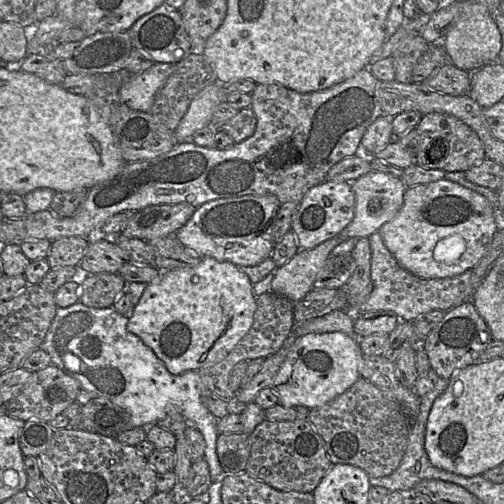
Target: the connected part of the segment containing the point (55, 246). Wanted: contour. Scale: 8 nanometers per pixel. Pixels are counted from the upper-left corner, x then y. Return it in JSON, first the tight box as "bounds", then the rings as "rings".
{"bounds":[48,237,89,268],"rings":[[[61,237],[52,242],[48,255],[51,268],[79,266],[89,246],[87,237]]]}

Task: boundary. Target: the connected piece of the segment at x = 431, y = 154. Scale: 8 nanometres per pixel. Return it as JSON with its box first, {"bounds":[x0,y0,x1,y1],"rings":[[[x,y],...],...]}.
{"bounds":[415,113,486,172],"rings":[[[444,113],[423,115],[415,127],[420,134],[420,148],[415,163],[425,169],[439,169],[444,172],[465,172],[480,165],[486,154],[477,133],[458,118]]]}

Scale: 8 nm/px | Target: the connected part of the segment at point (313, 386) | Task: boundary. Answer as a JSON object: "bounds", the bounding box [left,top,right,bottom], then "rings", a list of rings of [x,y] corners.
{"bounds":[271,332,363,409],"rings":[[[342,332],[309,333],[299,337],[271,385],[279,404],[284,407],[302,405],[312,409],[346,391],[361,377],[358,366],[363,353],[358,339]]]}

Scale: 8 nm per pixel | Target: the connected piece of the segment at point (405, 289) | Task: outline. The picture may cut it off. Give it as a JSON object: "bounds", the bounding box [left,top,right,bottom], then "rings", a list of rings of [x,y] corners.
{"bounds":[361,231,472,322],"rings":[[[379,231],[369,237],[371,249],[371,281],[372,292],[368,300],[362,305],[361,313],[375,310],[393,311],[400,321],[412,322],[422,314],[432,310],[448,310],[464,302],[464,292],[468,287],[472,270],[460,275],[443,279],[423,279],[404,269],[384,244]]]}

